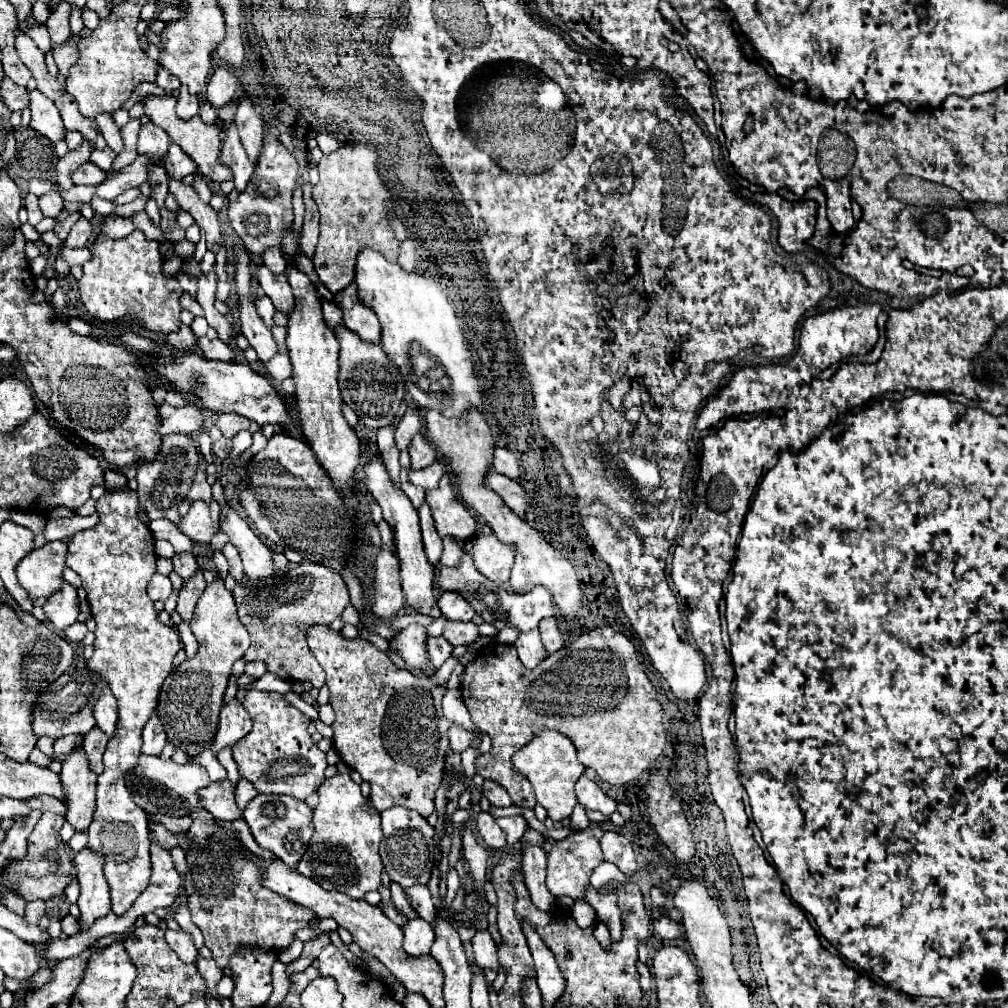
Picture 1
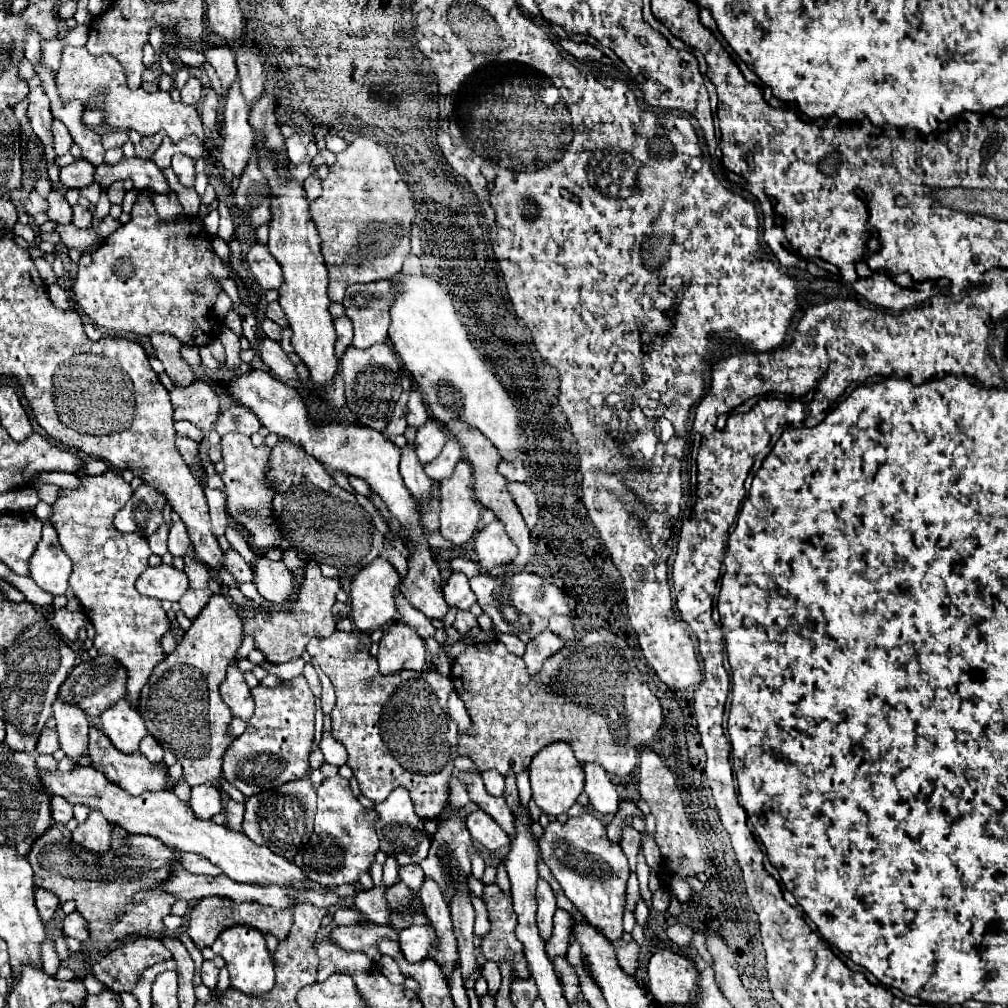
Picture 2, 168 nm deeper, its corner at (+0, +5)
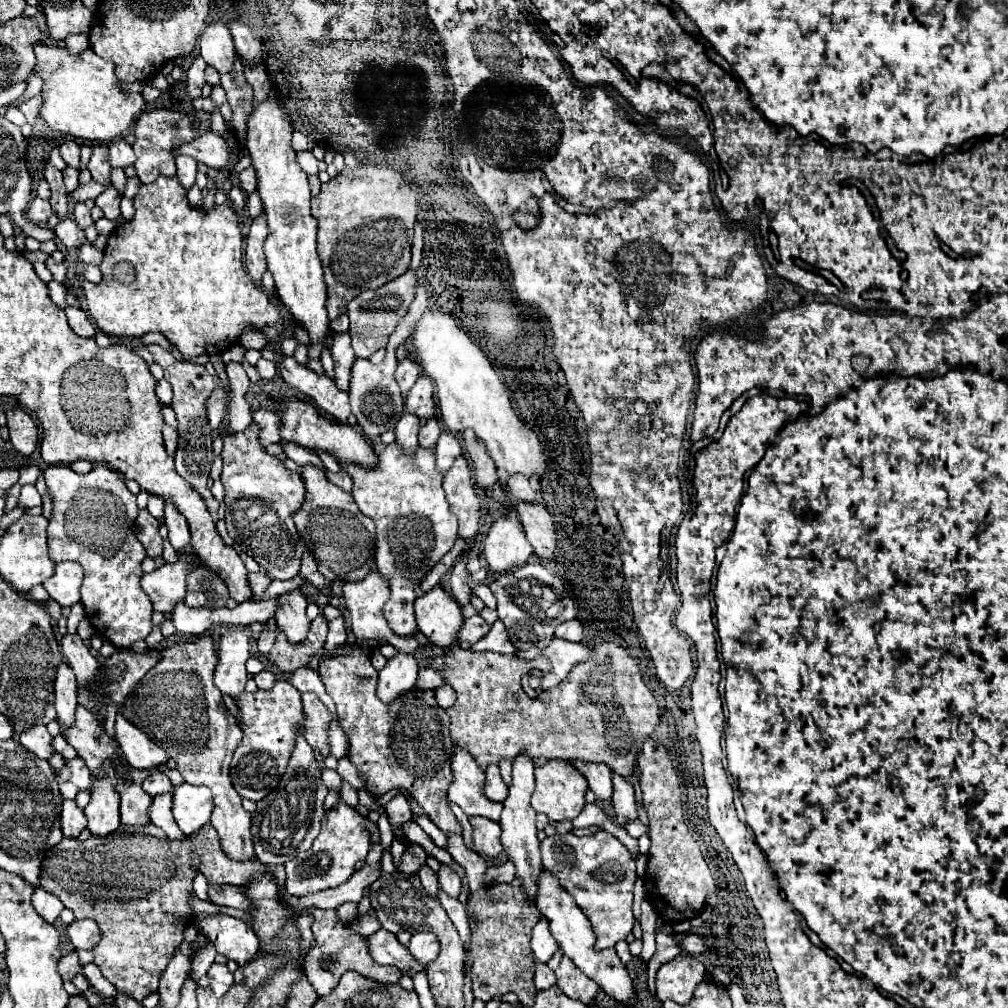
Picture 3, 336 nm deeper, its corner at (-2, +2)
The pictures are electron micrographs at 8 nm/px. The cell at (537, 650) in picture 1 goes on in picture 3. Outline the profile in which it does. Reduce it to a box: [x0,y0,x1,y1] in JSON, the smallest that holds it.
[541,638,591,690]

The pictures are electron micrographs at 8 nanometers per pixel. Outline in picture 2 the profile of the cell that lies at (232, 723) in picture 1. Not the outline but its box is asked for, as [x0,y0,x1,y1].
[221,661,253,721]

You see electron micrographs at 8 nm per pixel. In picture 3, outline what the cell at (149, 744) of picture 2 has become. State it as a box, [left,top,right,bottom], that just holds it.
[141,766,171,796]

